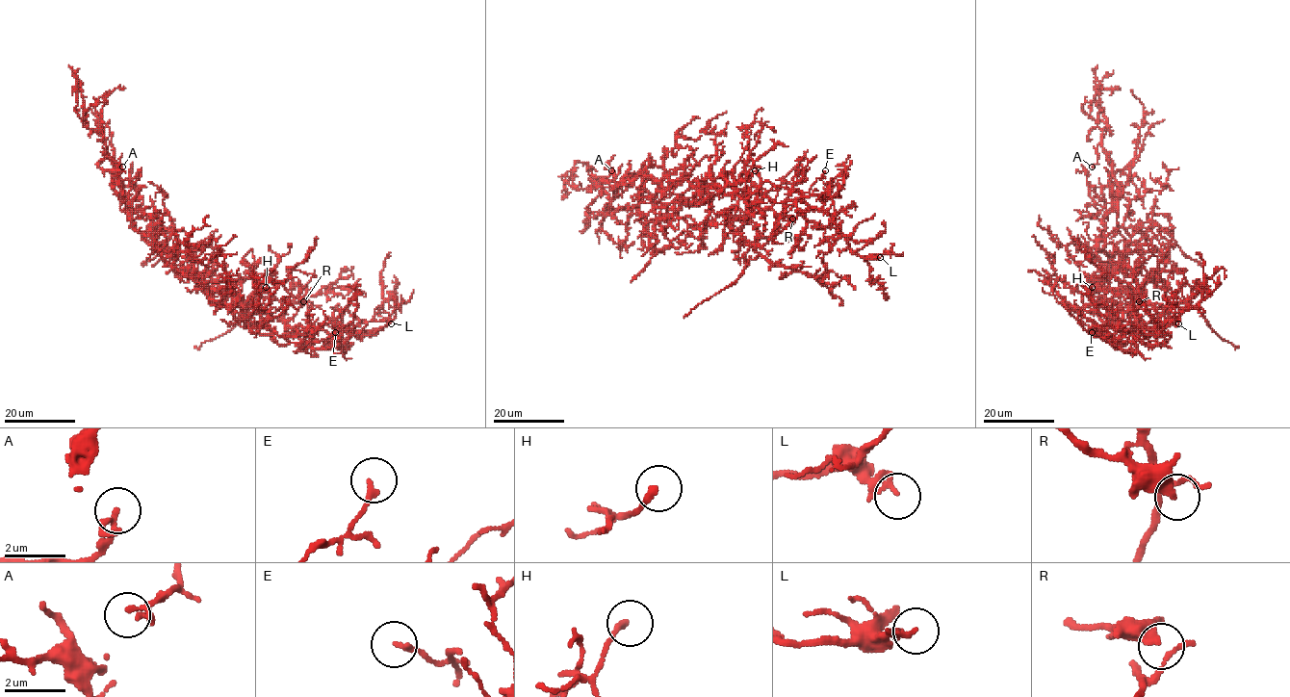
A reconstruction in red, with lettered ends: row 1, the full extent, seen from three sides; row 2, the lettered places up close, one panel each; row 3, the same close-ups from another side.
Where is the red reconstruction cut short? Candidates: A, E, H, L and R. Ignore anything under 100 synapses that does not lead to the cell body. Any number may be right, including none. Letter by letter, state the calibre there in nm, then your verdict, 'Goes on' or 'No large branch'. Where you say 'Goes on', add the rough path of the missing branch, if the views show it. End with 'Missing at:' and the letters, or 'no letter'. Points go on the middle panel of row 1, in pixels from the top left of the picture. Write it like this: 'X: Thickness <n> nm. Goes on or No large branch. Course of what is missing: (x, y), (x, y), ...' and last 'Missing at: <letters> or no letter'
A: Thickness 130 nm. No large branch
E: Thickness 170 nm. No large branch
H: Thickness 200 nm. No large branch
L: Thickness 260 nm. No large branch
R: Thickness 240 nm. No large branch
Missing at: no letter

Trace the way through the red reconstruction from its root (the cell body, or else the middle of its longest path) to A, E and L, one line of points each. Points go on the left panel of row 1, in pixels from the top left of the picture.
A: (217, 291), (200, 278), (188, 277), (172, 268), (155, 242), (134, 228), (105, 144), (104, 153), (122, 167)
E: (217, 291), (237, 319), (248, 321), (258, 328), (271, 328), (279, 336), (307, 335), (319, 343), (335, 332)
L: (217, 291), (237, 319), (282, 337), (307, 335), (317, 342), (320, 329), (337, 338), (361, 321), (391, 323)

